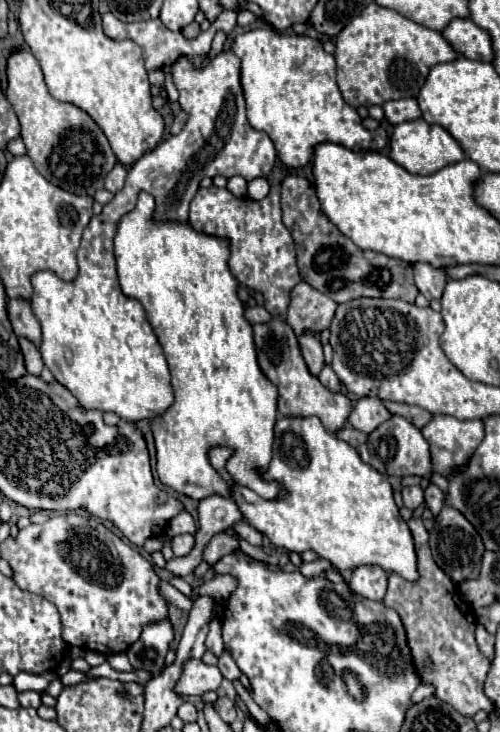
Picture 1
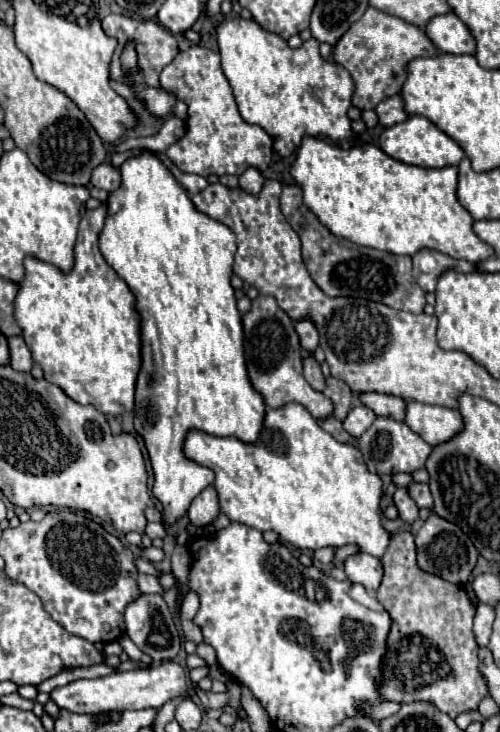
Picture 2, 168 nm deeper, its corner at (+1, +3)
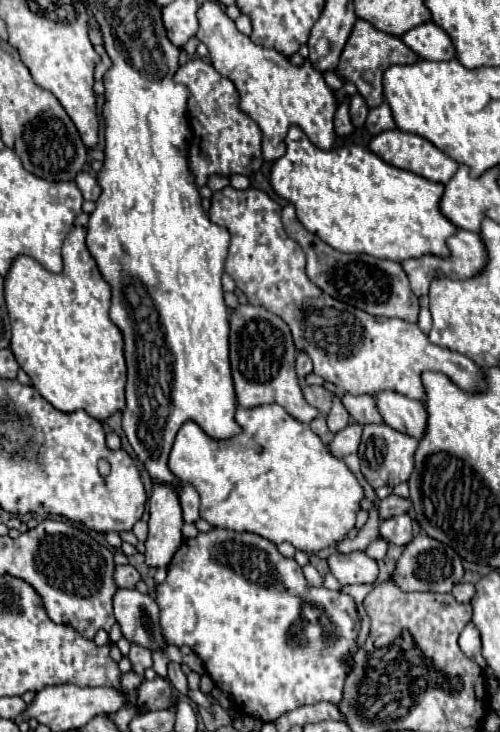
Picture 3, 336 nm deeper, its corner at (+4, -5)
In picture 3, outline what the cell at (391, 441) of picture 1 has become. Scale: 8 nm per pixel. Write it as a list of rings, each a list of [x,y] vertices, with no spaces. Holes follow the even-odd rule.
[[[366,424],[360,440],[360,464],[362,464],[362,474],[370,482],[372,488],[380,486],[396,486],[400,482],[406,482],[410,478],[410,472],[414,470],[414,452],[418,448],[418,440],[402,434],[388,424]]]

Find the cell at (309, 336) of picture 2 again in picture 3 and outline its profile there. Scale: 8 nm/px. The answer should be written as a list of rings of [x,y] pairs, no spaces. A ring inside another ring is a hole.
[[[300,352],[300,354],[298,354],[298,358],[296,358],[296,376],[298,376],[300,380],[304,380],[310,372],[312,372],[310,358],[308,358],[304,352]]]

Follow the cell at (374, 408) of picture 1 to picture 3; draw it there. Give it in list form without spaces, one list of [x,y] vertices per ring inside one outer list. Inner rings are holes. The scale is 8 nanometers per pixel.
[[[348,424],[344,430],[336,432],[334,440],[330,442],[330,454],[336,458],[344,458],[348,454],[358,452],[358,444],[362,438],[362,426],[360,424]]]

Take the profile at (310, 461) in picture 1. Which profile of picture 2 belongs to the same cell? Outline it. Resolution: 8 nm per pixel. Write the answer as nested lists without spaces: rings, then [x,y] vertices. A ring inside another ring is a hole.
[[[301,404],[269,408],[257,444],[217,438],[193,430],[185,438],[185,456],[215,472],[221,512],[261,532],[273,530],[281,542],[301,550],[357,544],[359,552],[383,558],[393,534],[385,530],[381,510],[383,482],[371,474],[353,444],[337,442]],[[283,434],[283,438],[271,436]],[[353,528],[353,530],[351,530]]]

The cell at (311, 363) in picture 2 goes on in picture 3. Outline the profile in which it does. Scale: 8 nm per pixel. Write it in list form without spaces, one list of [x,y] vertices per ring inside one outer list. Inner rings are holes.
[[[306,386],[304,388],[304,398],[310,406],[314,406],[322,416],[330,412],[332,406],[332,394],[324,386]]]

